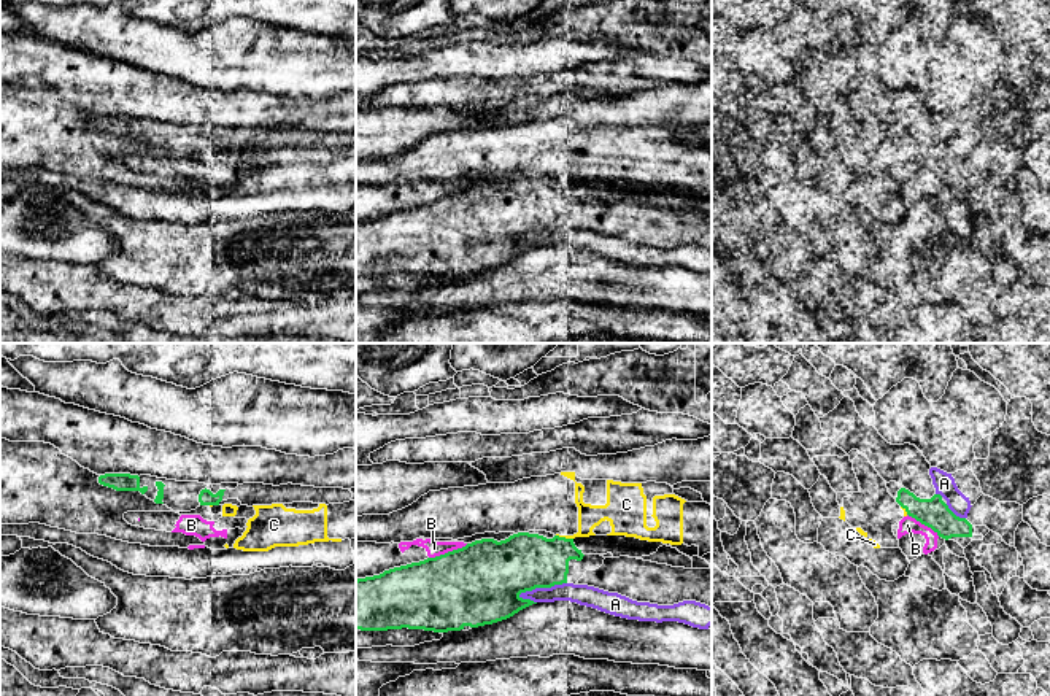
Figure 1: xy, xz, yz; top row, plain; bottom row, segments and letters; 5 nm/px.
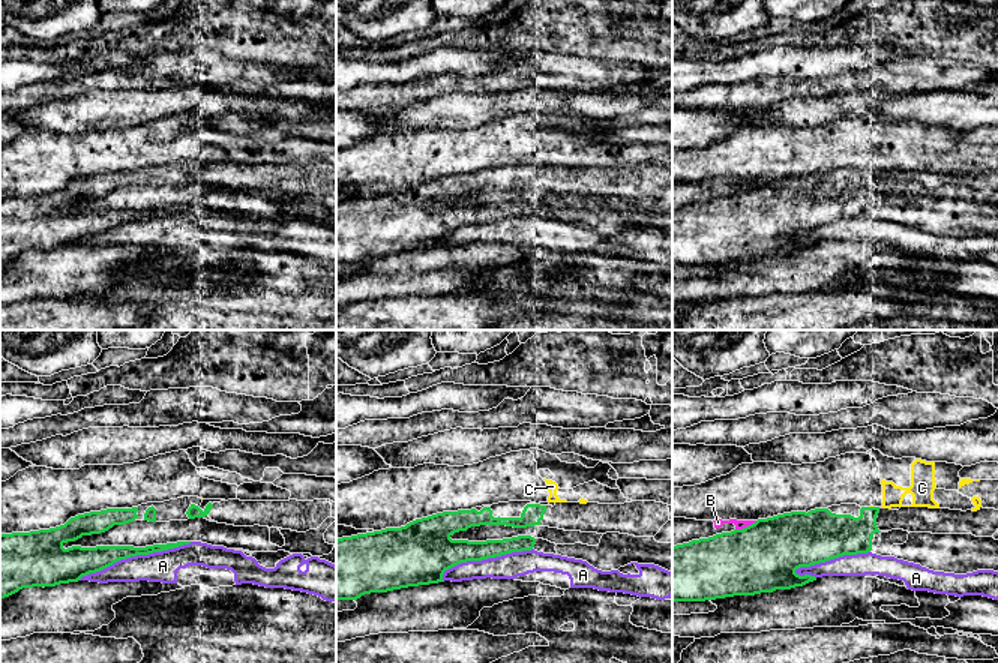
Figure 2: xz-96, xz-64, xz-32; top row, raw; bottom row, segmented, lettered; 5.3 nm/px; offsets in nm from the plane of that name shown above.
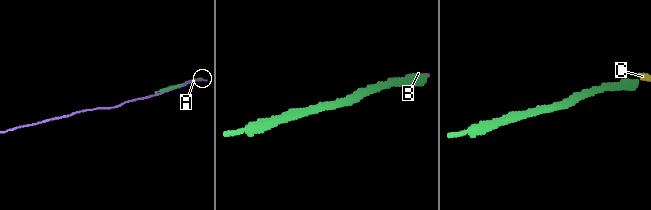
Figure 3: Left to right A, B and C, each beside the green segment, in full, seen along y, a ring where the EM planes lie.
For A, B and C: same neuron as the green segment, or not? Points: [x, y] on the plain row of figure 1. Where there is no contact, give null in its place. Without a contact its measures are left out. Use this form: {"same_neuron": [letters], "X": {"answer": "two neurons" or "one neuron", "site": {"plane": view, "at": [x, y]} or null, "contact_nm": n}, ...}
{"same_neuron": [], "A": {"answer": "two neurons", "site": {"plane": "xz", "at": [542, 231]}, "contact_nm": 260}, "B": {"answer": "two neurons", "site": {"plane": "xz", "at": [448, 196]}, "contact_nm": 220}, "C": {"answer": "two neurons", "site": {"plane": "xz", "at": [564, 181]}, "contact_nm": 90}}

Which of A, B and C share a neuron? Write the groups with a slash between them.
A / B / C

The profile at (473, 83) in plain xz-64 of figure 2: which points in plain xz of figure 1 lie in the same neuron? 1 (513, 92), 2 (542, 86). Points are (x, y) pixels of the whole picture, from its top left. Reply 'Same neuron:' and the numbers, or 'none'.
Same neuron: 1, 2

